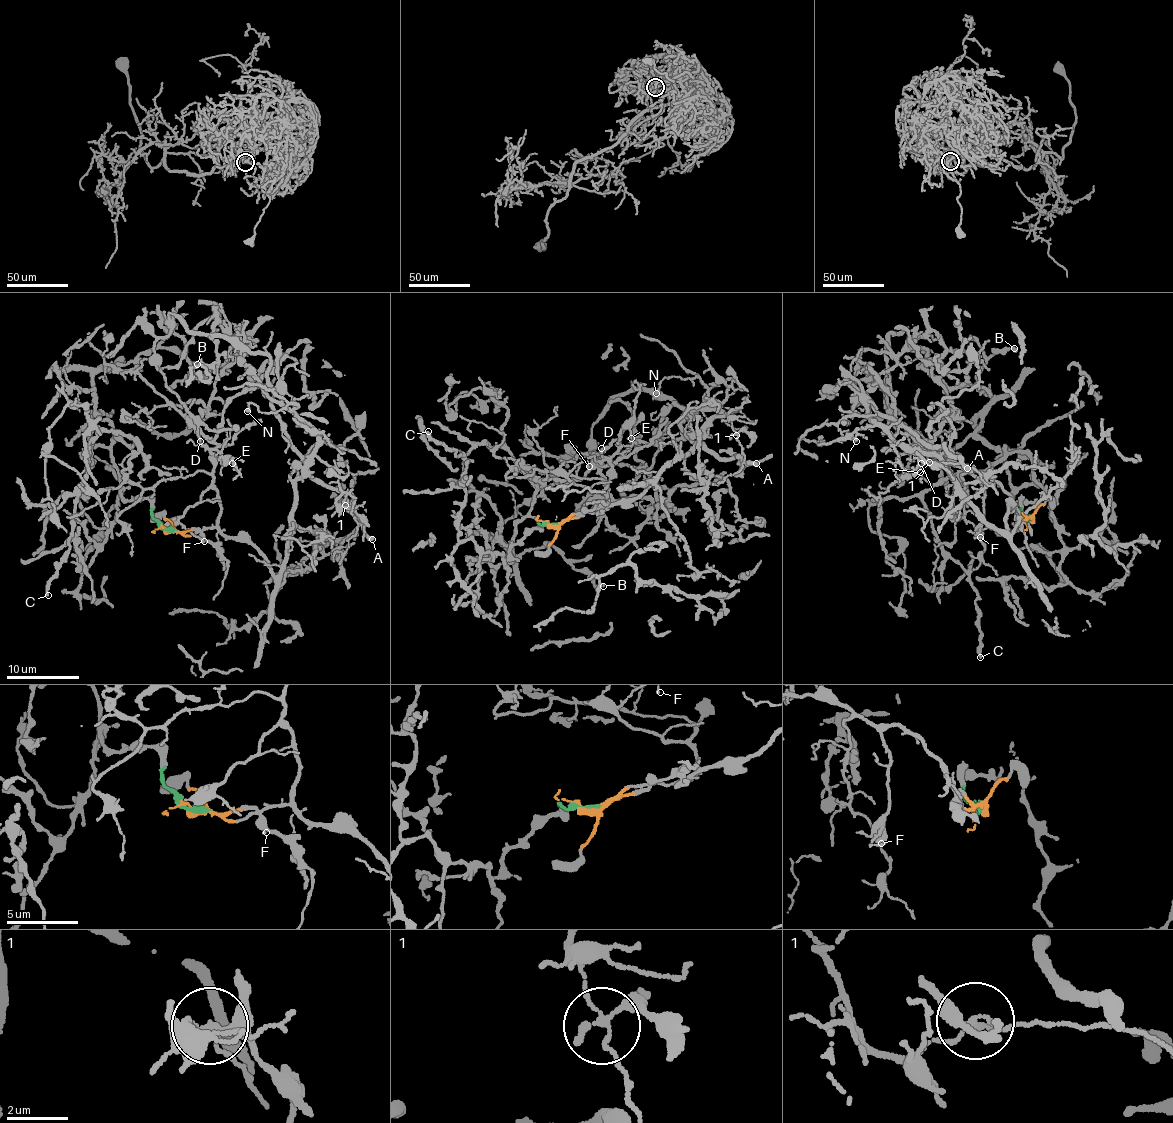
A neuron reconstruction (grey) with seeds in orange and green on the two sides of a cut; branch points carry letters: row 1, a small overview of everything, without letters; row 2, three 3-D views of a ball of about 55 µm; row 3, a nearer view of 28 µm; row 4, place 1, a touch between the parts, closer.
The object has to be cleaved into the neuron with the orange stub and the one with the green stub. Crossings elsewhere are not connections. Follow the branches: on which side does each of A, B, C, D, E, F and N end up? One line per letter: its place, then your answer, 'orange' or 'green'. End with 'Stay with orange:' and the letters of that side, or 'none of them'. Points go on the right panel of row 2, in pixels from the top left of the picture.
A: place (967, 468); orange
B: place (1014, 348); green
C: place (980, 657); green
D: place (921, 463); orange
E: place (920, 472); orange
F: place (980, 537); orange
N: place (856, 441); orange
Stay with orange: A, D, E, F, N

